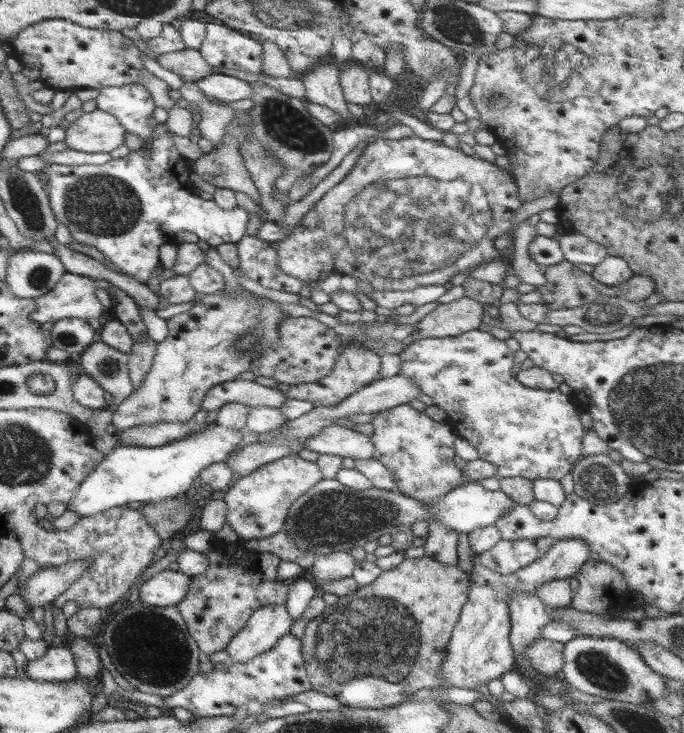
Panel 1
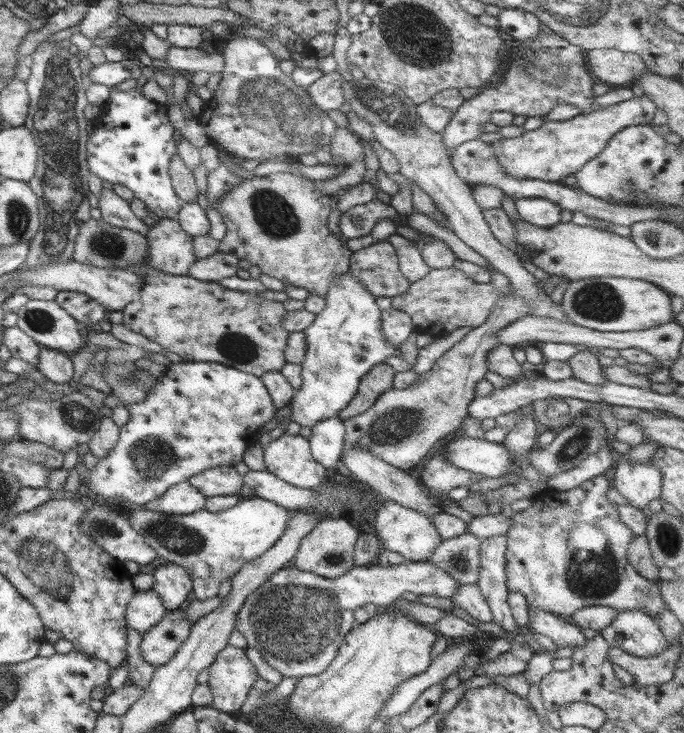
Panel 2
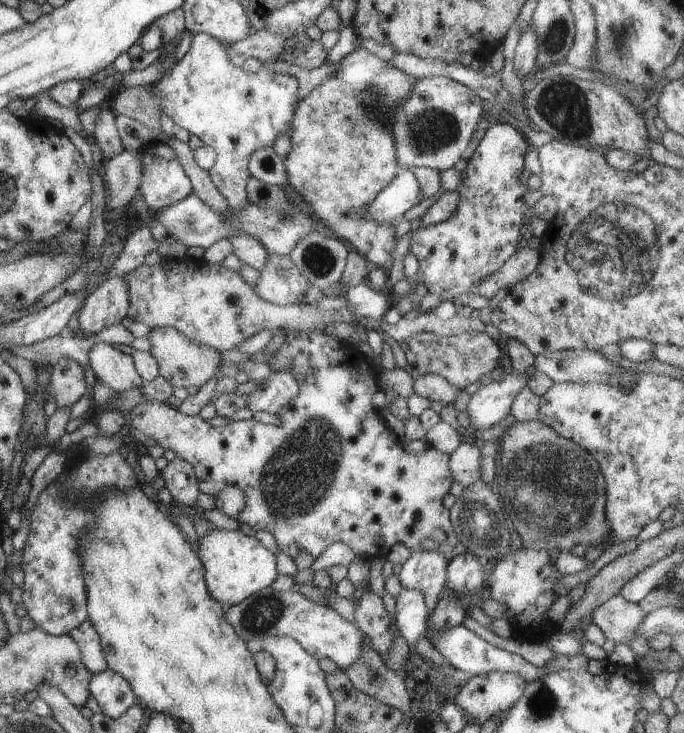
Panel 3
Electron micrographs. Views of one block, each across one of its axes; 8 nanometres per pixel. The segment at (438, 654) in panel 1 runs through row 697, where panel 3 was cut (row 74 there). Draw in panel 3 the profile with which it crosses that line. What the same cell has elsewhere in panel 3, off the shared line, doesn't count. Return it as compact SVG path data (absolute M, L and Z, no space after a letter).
M359 46L357 48L353 48L351 52L346 54L340 61L339 66L337 66L337 70L335 70L335 74L333 76L329 76L328 80L325 80L324 83L316 88L313 88L301 102L298 102L295 107L295 112L293 112L293 116L291 118L291 132L290 136L290 150L283 161L283 168L285 168L285 174L287 174L287 182L294 188L295 192L298 192L302 198L310 204L311 210L314 214L317 214L319 220L323 222L324 226L329 228L333 234L335 234L335 238L339 239L341 242L345 243L348 247L357 251L370 265L370 267L381 268L385 273L391 266L391 251L393 250L397 239L395 240L395 227L391 226L388 222L375 222L375 220L369 220L369 218L365 218L363 216L363 212L365 212L365 208L367 208L367 204L375 198L375 194L386 186L387 182L391 181L392 178L401 170L400 166L395 162L395 140L393 140L393 134L391 134L391 130L383 130L383 124L379 124L379 118L375 116L375 118L371 118L369 114L367 114L367 106L363 106L363 104L375 104L373 108L397 108L399 104L409 96L409 92L411 92L411 88L413 88L413 82L415 82L415 77L404 74L401 70L397 70L389 64L387 61L383 61L377 56L373 56L371 52L368 52L364 46Z

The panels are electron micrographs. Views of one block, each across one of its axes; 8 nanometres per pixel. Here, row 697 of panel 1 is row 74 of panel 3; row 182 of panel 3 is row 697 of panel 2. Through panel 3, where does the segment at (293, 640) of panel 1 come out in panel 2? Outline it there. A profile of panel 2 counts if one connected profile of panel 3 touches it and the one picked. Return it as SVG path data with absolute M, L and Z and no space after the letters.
M225 645L221 652L217 653L215 660L208 666L209 677L205 683L211 689L213 698L209 705L215 710L229 713L241 708L242 702L247 698L251 685L259 678L255 667L245 657L244 649Z

